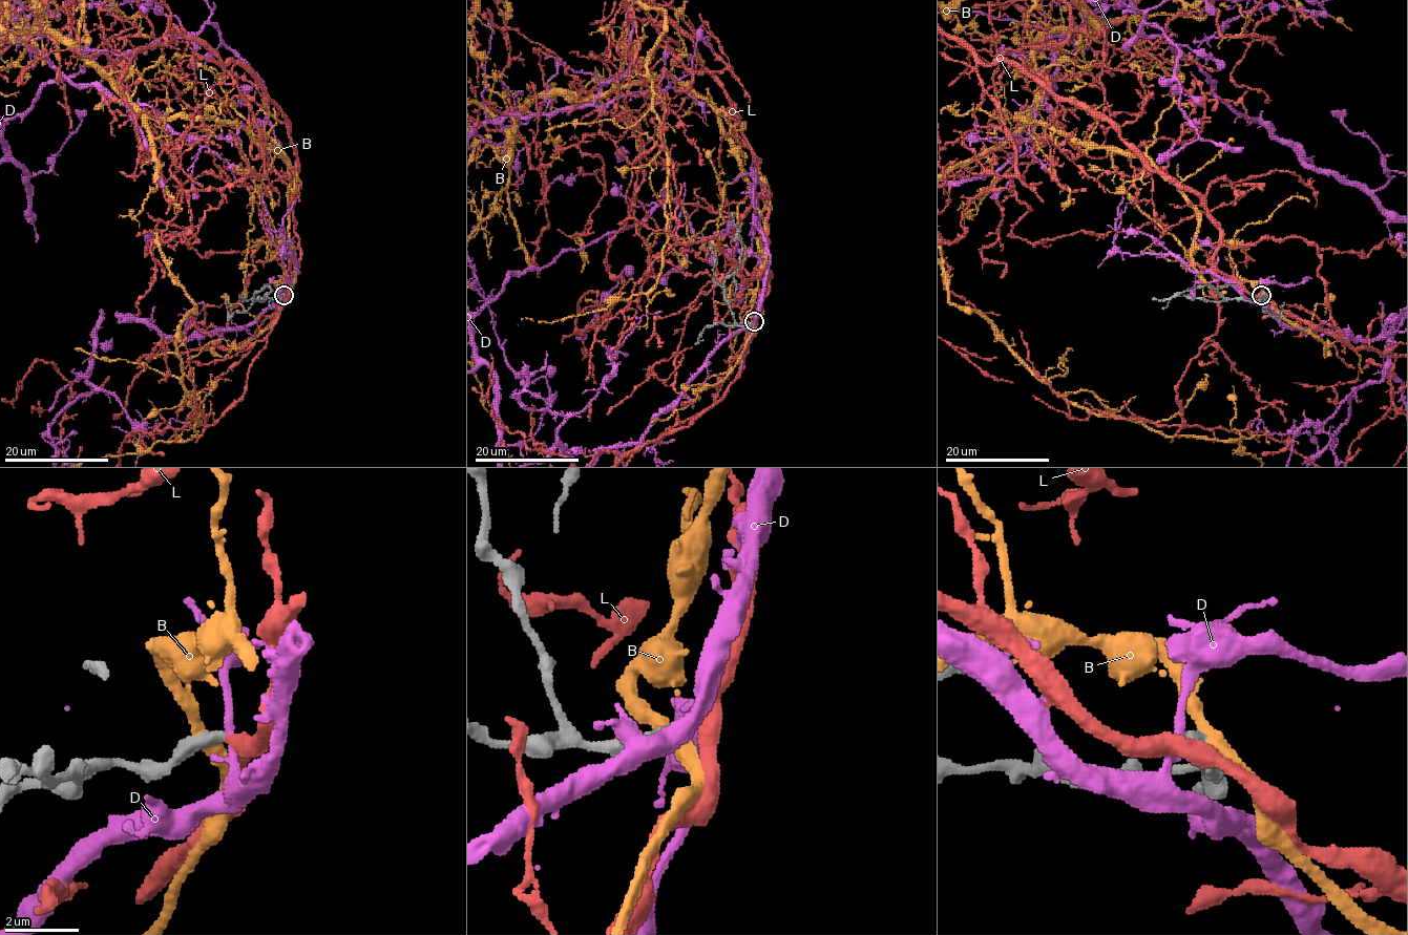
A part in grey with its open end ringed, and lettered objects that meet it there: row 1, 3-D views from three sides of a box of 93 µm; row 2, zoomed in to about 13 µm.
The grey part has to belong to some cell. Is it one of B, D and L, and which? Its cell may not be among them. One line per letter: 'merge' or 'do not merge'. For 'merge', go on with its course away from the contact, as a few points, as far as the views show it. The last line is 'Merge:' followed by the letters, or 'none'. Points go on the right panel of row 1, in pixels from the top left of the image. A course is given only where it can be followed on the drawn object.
B: do not merge
D: do not merge
L: merge
Merge: L

